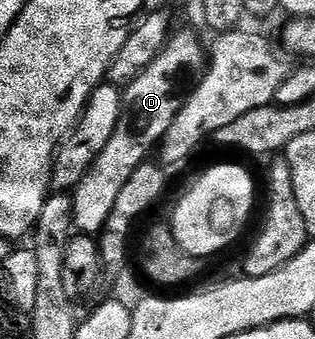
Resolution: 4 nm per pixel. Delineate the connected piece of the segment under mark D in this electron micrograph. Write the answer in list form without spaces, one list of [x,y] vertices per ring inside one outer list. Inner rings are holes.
[[[179,32],[170,35],[169,43],[155,58],[155,62],[151,62],[151,66],[147,66],[147,70],[143,70],[143,74],[139,74],[139,78],[135,78],[135,82],[124,85],[121,113],[119,114],[119,122],[115,126],[115,134],[111,134],[107,146],[103,146],[103,150],[97,155],[95,162],[87,170],[87,174],[83,174],[83,178],[71,192],[73,227],[78,233],[96,237],[105,229],[107,220],[111,218],[111,210],[115,210],[115,202],[119,199],[119,193],[123,191],[123,185],[129,181],[131,174],[135,174],[135,170],[140,164],[146,163],[150,159],[149,151],[152,148],[154,151],[160,145],[162,138],[171,126],[171,122],[175,122],[175,114],[181,109],[183,103],[182,93],[177,93],[177,79],[180,78],[181,71],[188,64],[195,63],[201,56],[201,44],[197,41],[196,34]]]

